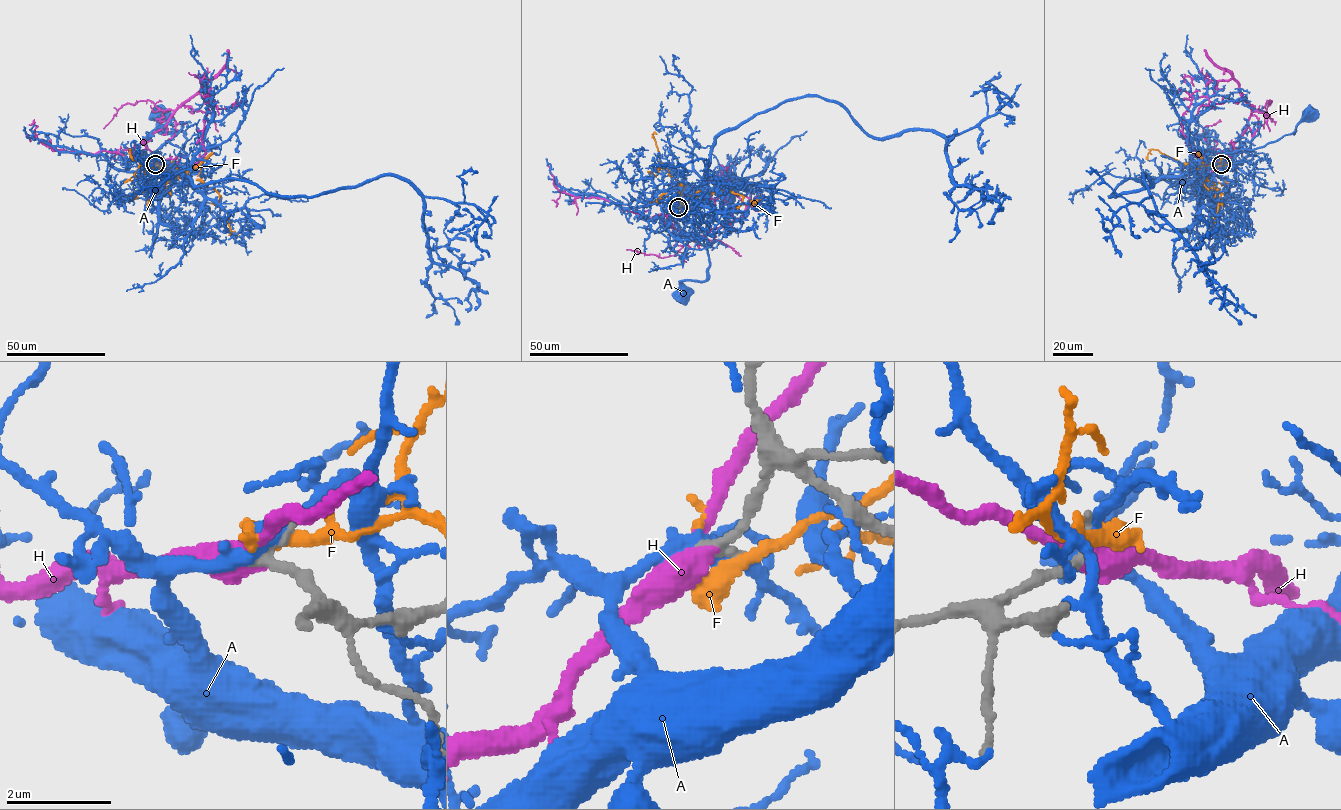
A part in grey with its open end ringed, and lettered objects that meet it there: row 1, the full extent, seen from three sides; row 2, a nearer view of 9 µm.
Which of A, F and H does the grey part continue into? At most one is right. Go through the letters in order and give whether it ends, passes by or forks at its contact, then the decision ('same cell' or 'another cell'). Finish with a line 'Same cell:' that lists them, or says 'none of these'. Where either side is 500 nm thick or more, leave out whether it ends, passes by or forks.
A: it passes by; another cell
F: it passes by; another cell
H: it passes by; same cell
Same cell: H

